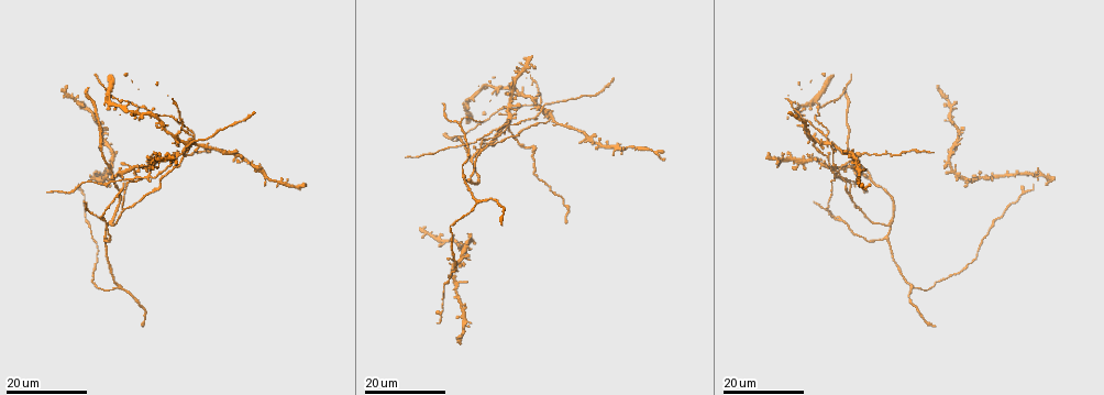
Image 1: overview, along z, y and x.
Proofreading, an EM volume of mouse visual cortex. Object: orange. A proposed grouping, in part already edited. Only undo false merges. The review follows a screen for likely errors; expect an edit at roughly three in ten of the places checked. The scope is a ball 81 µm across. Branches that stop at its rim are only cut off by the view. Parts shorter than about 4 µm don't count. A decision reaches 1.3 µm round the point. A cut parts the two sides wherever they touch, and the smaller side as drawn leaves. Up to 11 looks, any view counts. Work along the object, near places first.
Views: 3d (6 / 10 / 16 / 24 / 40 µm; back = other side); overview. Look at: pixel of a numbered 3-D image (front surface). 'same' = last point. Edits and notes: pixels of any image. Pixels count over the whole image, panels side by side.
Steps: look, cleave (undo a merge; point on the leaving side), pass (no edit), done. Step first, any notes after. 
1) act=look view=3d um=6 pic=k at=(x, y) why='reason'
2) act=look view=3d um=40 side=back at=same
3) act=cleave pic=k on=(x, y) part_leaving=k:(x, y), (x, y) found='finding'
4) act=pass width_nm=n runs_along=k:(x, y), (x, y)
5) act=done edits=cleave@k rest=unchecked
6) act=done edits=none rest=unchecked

act=look view=3d um=24 pic=1 at=(1026, 172) why='side arm on a straight run'

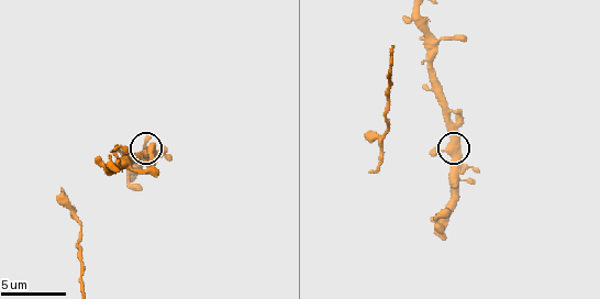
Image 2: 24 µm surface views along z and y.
act=look view=3d um=10 pic=2 at=(457, 150) why='zoom in'

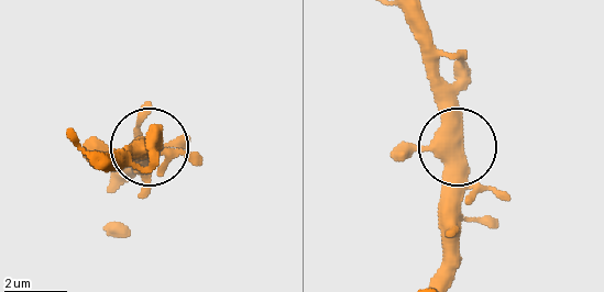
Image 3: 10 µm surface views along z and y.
act=pass arms=3 found='continuous, no second cell'

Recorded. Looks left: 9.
act=look view=3d um=16 pic=1 at=(118, 286) why='side arm on a straight run'

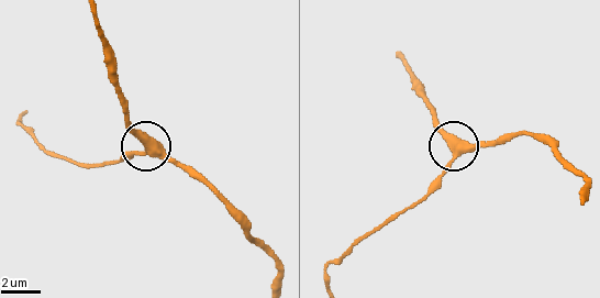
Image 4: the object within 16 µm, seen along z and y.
act=look view=3d um=6 pic=4 at=(156, 146)

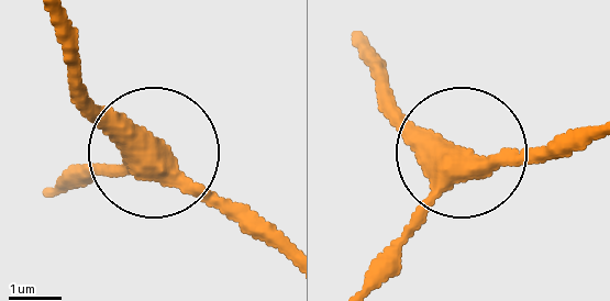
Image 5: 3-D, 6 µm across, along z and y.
act=pass runs_along=5:(91, 169), (166, 165), (254, 231) found='all the same cell'

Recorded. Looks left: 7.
act=look view=3d um=16 pic=1 at=(102, 216) why='small branch off a trunk'

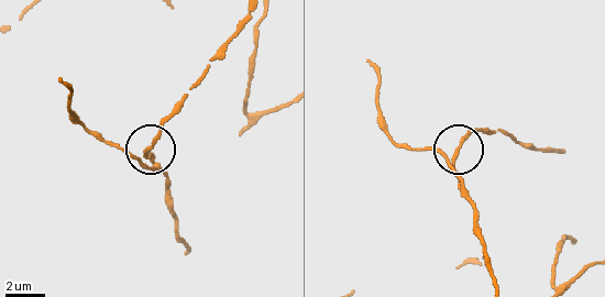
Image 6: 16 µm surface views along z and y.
act=look view=3d um=10 pic=6 at=(454, 158) why='zoom in'

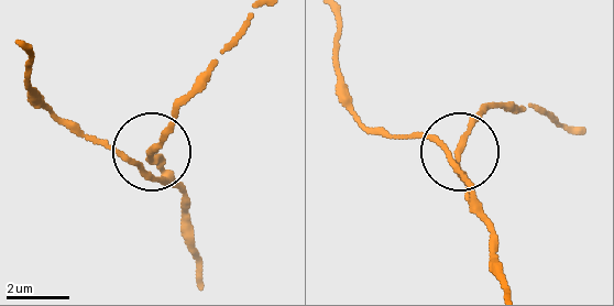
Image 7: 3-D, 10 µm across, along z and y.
act=pass side_arm_um=9 runs_along=7:(199, 264), (190, 206), (160, 161), (120, 156), (67, 130) found='all the same cell'

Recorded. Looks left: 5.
act=look view=3d um=24 pic=1 at=(870, 177) why='three-way junction'

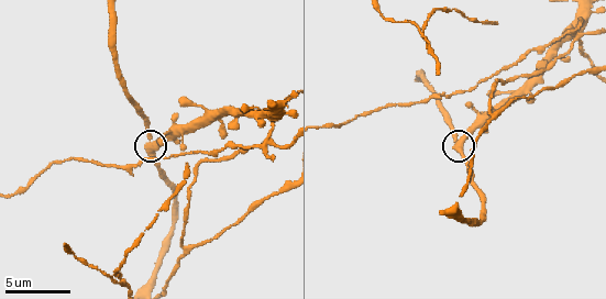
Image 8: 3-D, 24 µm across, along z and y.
act=look view=3d um=6 pic=8 at=(459, 142)

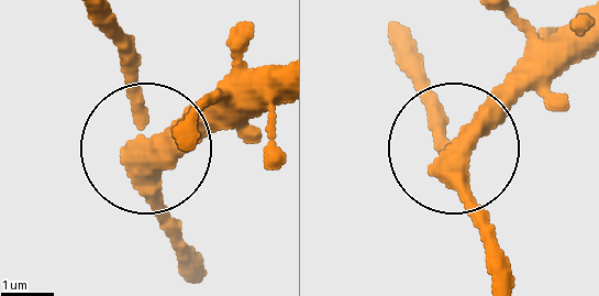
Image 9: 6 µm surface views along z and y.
act=cleave pic=9 on=(173, 149) arms=3 found='two cells meet here'

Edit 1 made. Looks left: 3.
act=look view=3d um=6 pic=8 at=(576, 37) why='four arms meet'

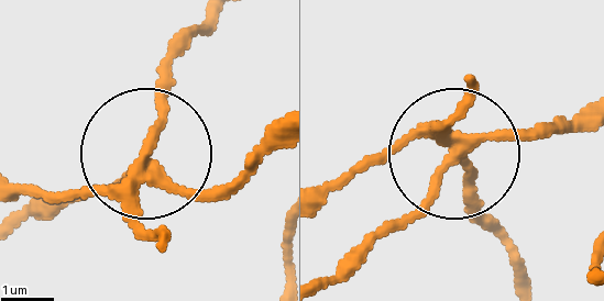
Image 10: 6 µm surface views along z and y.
act=cleave pic=10 on=(169, 232) width_nm=220 found='a second cell is stuck on'

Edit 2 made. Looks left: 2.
act=done edits=cleave@9,cleave@10 rest=unchecked

